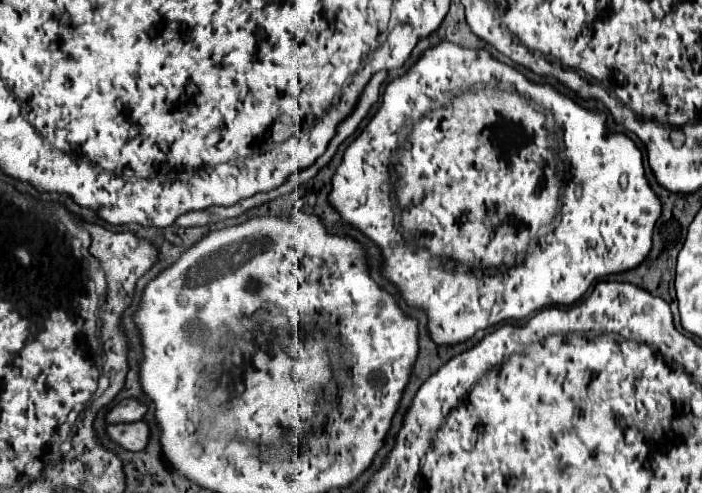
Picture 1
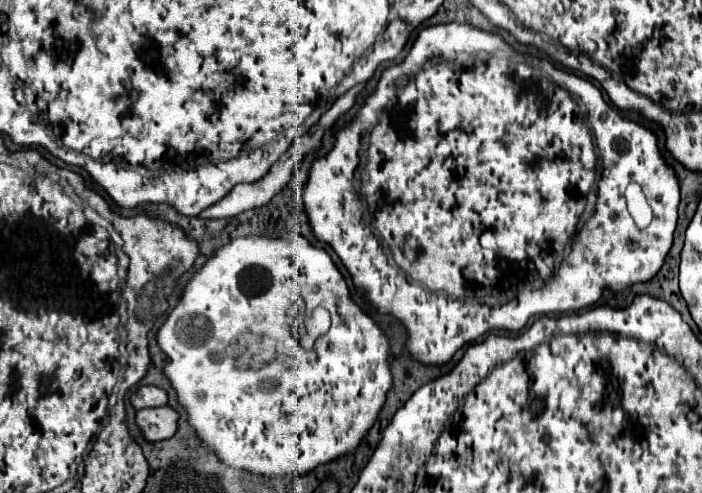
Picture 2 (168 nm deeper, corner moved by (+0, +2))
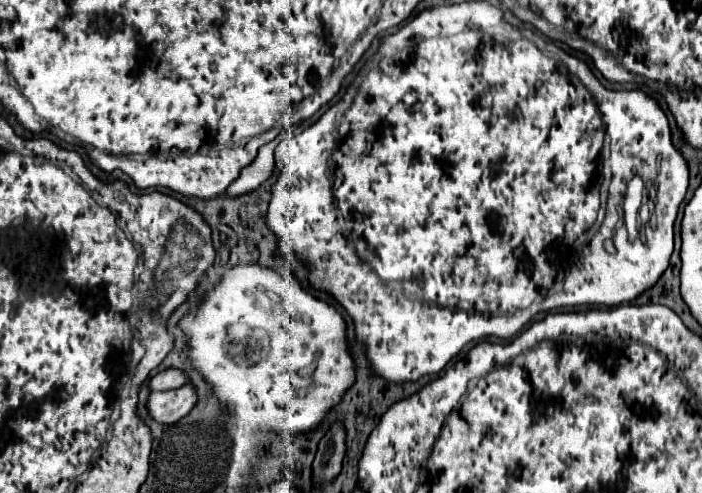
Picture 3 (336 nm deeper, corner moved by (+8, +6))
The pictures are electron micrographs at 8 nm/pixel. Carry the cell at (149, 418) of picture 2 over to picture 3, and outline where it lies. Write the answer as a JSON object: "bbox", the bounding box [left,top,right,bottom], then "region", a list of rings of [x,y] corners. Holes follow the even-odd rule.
{"bbox":[147,385,197,425],"region":[[[183,385],[167,393],[151,393],[151,399],[147,401],[147,411],[157,423],[173,425],[193,409],[195,399],[197,397],[193,387]]]}

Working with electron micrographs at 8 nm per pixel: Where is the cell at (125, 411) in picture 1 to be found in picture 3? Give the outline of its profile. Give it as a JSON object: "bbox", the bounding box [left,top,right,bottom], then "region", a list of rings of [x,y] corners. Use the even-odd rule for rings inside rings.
{"bbox":[149,369,185,391],"region":[[[167,369],[157,373],[149,381],[149,391],[171,391],[171,389],[179,389],[181,385],[185,385],[185,375],[177,369]]]}

